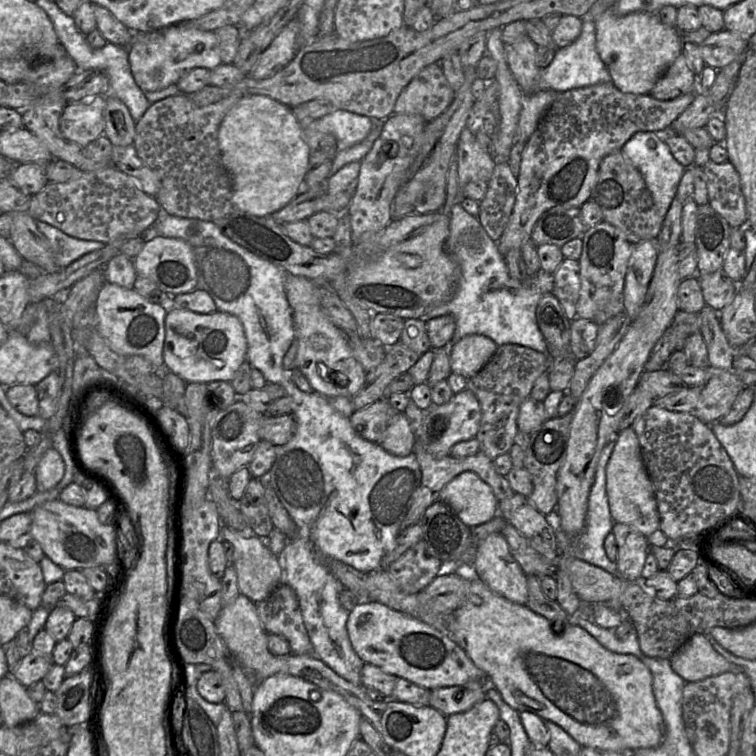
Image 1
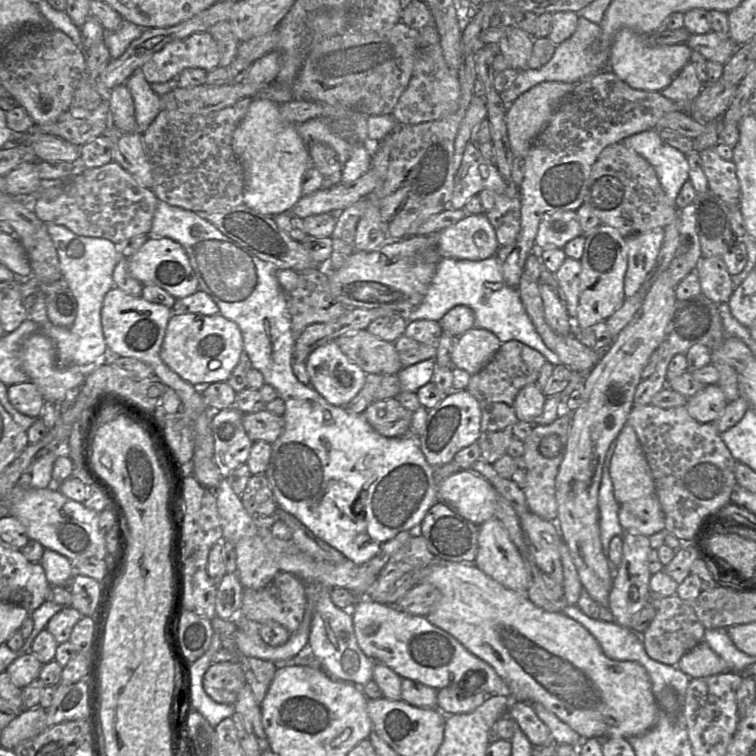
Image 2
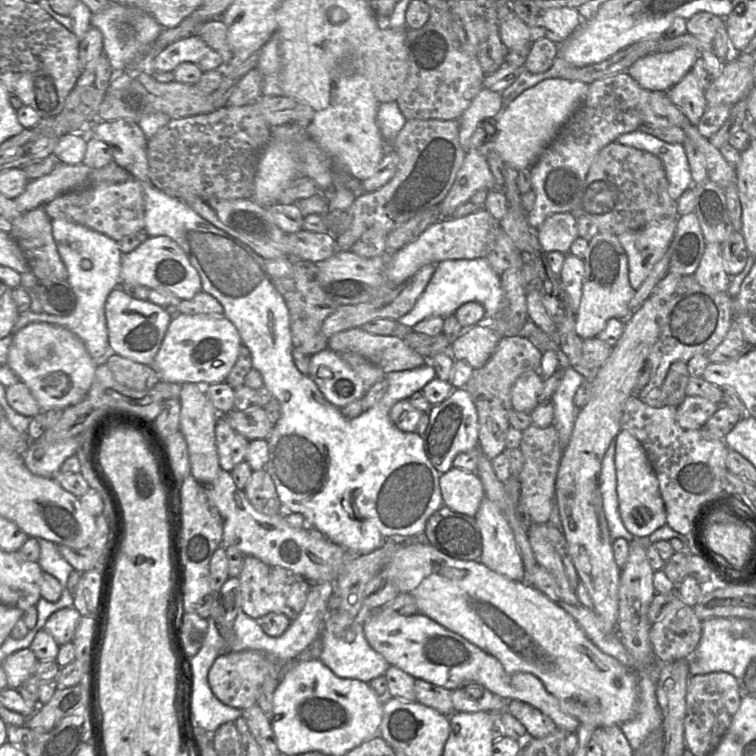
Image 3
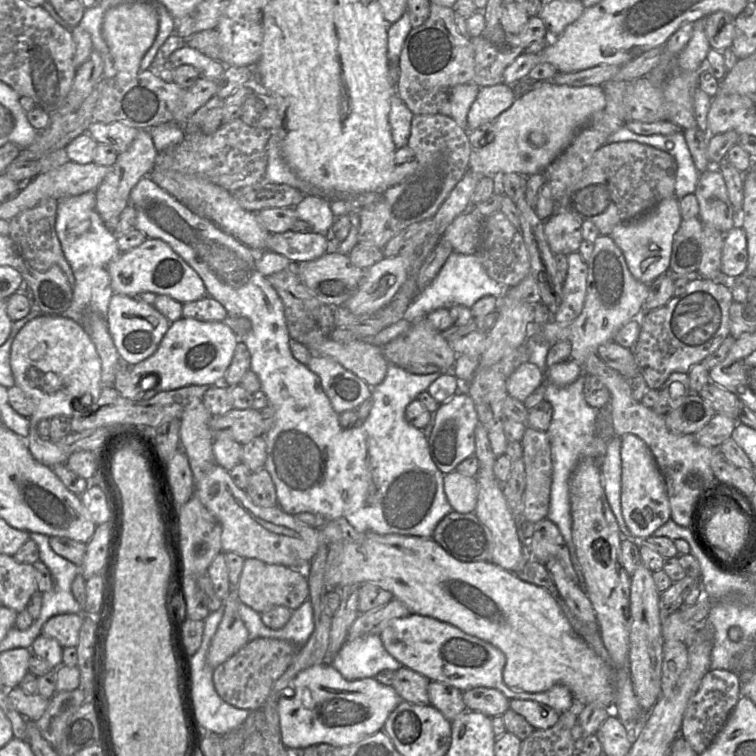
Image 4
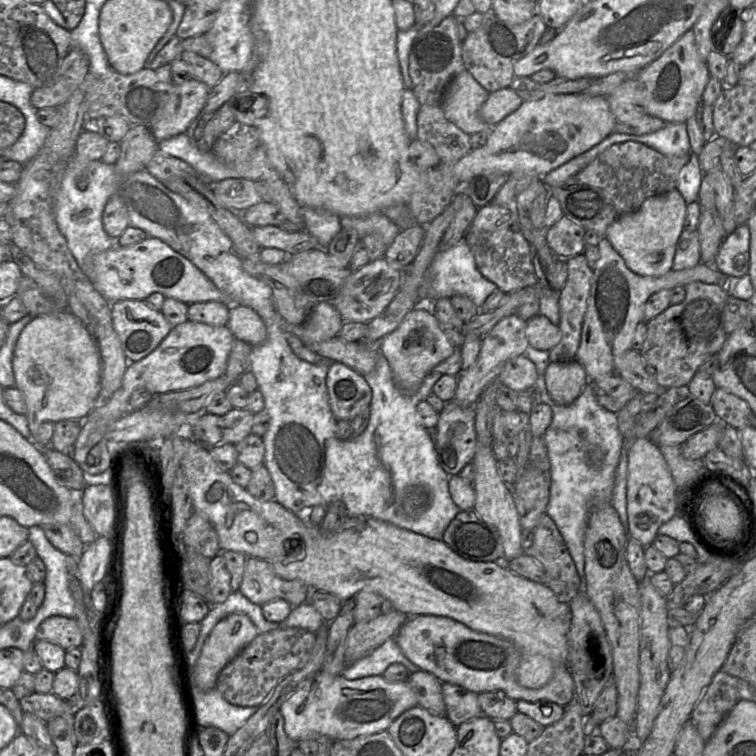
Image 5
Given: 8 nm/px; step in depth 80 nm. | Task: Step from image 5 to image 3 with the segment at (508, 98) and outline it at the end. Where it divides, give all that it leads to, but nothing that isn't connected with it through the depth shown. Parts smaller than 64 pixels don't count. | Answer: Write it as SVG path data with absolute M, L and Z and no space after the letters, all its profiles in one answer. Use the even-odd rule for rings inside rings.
M483 87L460 118L460 145L467 151L479 123L487 118L496 118L504 107L505 102L500 92Z

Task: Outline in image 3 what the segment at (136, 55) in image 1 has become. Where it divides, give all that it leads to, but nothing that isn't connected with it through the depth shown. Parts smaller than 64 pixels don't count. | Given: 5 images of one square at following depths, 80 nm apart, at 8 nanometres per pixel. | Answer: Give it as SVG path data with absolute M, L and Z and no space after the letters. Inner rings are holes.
M193 34L168 45L148 62L146 71L152 74L174 73L175 69L185 62L195 64L203 73L224 68L220 55L210 48L200 36Z

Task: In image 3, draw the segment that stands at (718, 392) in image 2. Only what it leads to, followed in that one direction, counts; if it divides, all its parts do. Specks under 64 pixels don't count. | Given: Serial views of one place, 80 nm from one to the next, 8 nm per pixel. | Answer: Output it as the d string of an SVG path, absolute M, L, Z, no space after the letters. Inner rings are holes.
M687 396L677 407L676 421L685 430L700 430L720 405L700 396Z

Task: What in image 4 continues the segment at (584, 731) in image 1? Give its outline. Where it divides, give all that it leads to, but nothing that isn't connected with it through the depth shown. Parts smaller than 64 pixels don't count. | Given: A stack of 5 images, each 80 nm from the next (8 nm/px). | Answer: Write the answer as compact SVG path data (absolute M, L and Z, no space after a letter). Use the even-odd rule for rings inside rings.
M373 532L346 540L341 560L328 579L328 587L339 589L346 585L367 582L376 583L391 592L395 599L407 606L411 614L428 616L451 624L501 650L506 657L503 681L513 691L537 693L562 684L570 689L574 700L584 706L600 703L613 708L616 688L612 664L597 655L575 632L558 602L546 589L522 581L514 573L491 561L459 561L432 538L379 535Z

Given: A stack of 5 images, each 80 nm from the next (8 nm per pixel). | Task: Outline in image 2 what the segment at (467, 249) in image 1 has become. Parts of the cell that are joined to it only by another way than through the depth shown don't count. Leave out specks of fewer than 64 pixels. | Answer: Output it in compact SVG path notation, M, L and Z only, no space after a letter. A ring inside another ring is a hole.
M496 255L479 261L442 258L424 299L408 315L406 324L416 320L439 321L457 305L470 307L475 316L473 327L489 330L499 338L501 343L517 340L540 352L546 361L554 366L561 364L557 354L545 345L536 331L524 309L518 289L505 283Z

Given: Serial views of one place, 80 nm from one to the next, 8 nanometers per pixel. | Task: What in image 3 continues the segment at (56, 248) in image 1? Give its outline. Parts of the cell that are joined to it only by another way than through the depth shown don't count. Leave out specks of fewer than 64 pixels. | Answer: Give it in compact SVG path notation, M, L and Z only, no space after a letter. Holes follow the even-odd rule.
M52 219L52 235L68 272L67 281L76 298L75 309L70 315L65 317L55 315L56 318L60 318L57 325L76 334L83 341L94 361L106 362L112 352L108 341L105 303L110 292L118 288L121 283L120 271L123 254L119 250L118 243L112 238L64 219ZM84 259L92 263L89 270L81 267L80 263Z

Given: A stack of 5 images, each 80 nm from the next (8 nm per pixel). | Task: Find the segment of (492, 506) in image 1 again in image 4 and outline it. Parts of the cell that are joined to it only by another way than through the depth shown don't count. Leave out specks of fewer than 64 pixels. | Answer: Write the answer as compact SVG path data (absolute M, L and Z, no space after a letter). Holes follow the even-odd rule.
M458 471L444 475L444 491L452 509L466 514L475 511L478 498L476 477L465 476Z

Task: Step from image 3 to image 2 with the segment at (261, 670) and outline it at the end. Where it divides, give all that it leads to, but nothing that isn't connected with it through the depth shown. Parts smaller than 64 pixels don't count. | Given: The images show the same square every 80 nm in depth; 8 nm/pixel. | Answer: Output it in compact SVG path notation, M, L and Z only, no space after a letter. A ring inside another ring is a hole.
M230 660L213 663L203 677L203 688L215 702L234 705L246 679L241 666Z

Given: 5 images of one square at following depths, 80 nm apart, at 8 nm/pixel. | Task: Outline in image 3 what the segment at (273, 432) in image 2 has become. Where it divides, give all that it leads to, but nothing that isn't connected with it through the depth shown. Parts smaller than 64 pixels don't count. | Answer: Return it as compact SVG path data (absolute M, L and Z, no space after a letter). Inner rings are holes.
M260 406L244 411L233 409L225 417L231 428L249 441L267 439L274 428L264 408Z

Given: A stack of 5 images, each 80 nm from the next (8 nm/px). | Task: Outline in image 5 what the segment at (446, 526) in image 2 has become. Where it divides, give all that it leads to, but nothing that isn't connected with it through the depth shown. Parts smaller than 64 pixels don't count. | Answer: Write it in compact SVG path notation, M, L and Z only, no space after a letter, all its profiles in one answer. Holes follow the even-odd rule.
M473 509L457 513L444 531L442 541L469 561L504 560L504 550L497 530L482 521Z

